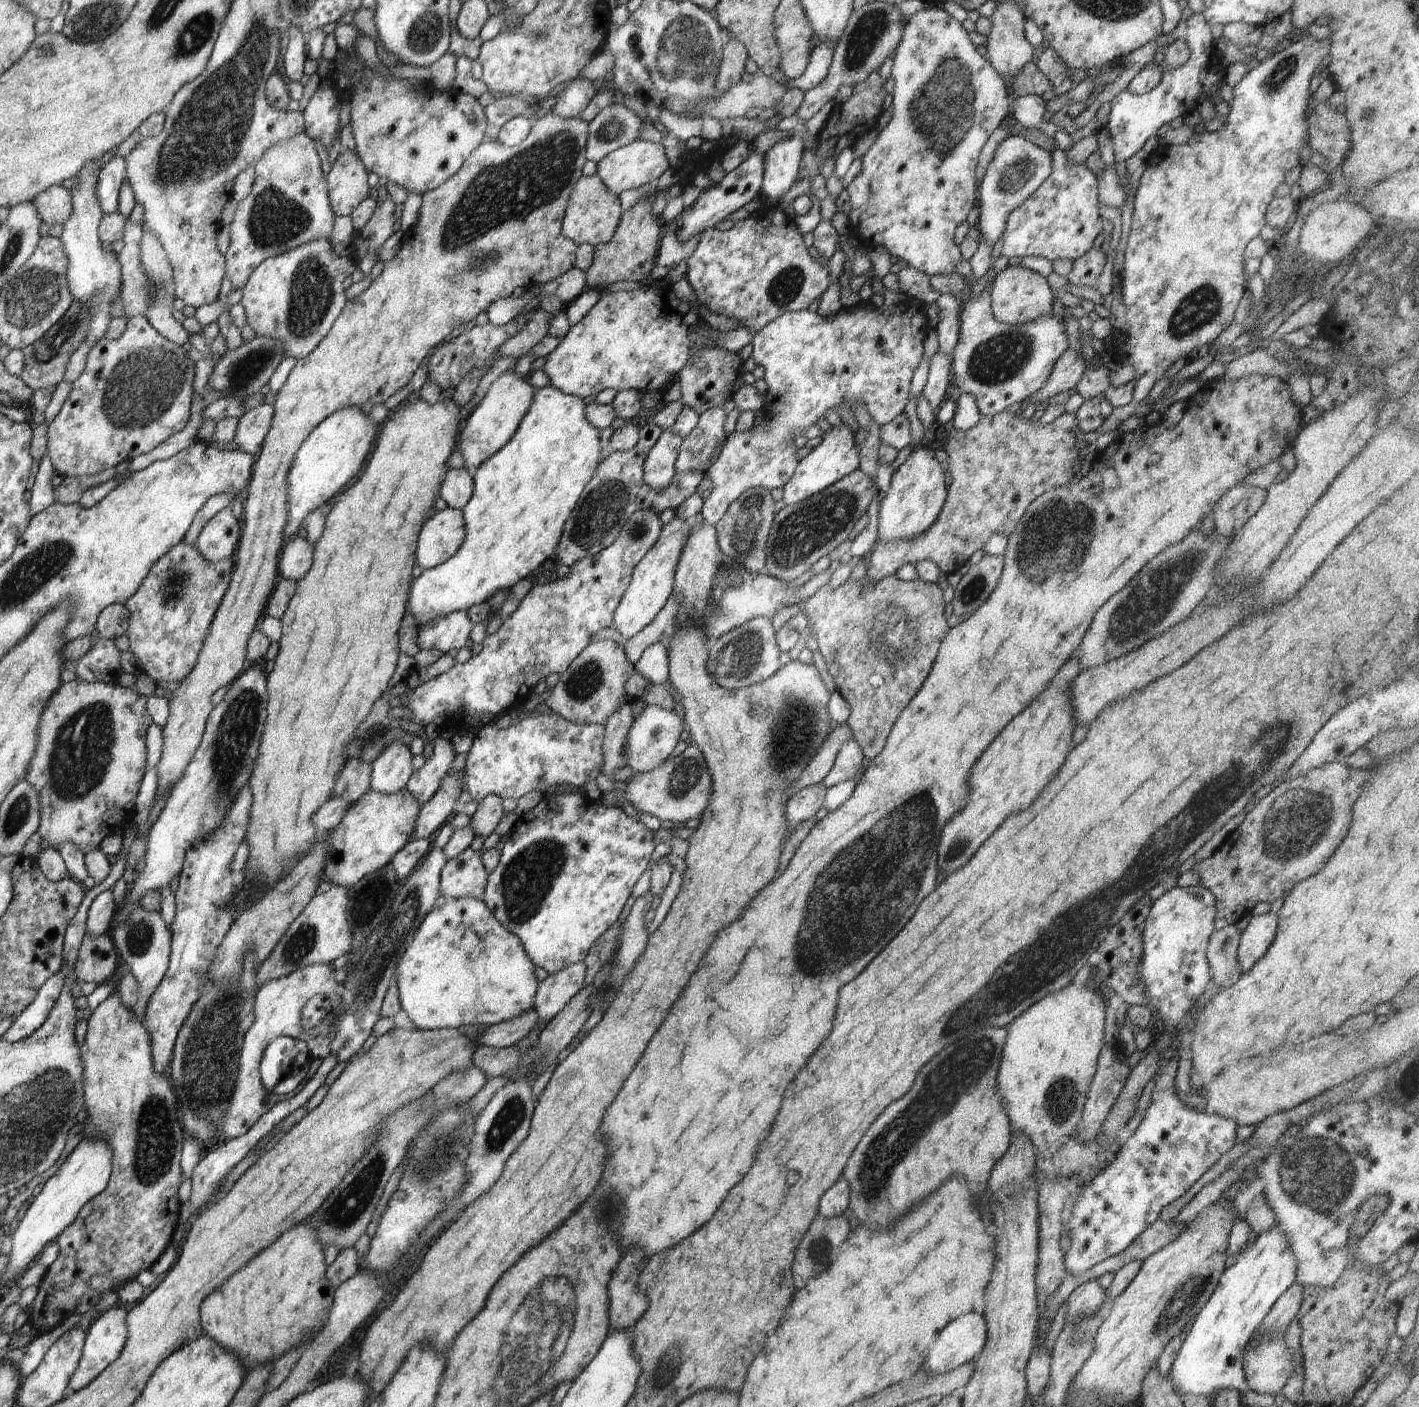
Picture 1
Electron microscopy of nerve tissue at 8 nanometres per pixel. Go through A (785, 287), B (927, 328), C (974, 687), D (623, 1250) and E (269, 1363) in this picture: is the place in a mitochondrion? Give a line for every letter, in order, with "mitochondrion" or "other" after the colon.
A: mitochondrion
B: other
C: other
D: other
E: other

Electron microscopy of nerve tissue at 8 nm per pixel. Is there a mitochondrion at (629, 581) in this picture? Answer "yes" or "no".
no

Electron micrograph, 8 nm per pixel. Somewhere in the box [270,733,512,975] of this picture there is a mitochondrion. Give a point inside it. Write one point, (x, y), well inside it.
(301, 942)

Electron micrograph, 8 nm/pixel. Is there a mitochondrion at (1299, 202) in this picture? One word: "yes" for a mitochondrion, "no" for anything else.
no

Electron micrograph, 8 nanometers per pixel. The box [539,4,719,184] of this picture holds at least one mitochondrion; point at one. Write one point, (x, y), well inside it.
(613, 128)

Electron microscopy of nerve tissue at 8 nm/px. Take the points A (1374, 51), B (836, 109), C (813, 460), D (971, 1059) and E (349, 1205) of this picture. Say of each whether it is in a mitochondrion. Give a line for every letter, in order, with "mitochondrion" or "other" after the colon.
A: other
B: other
C: other
D: mitochondrion
E: mitochondrion

